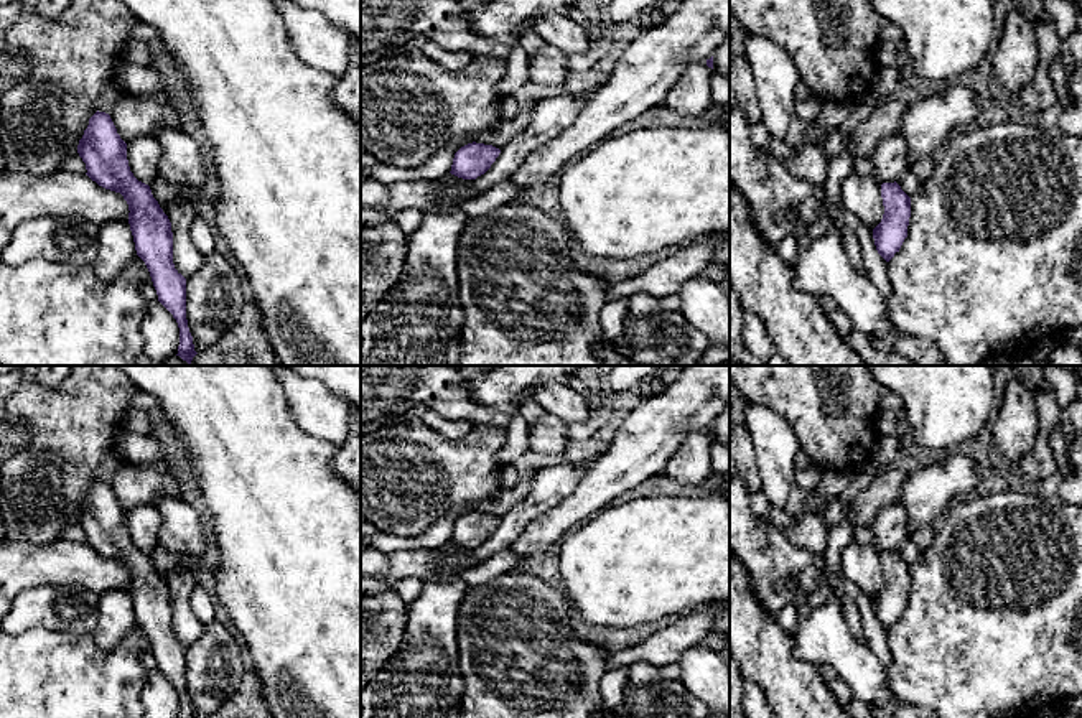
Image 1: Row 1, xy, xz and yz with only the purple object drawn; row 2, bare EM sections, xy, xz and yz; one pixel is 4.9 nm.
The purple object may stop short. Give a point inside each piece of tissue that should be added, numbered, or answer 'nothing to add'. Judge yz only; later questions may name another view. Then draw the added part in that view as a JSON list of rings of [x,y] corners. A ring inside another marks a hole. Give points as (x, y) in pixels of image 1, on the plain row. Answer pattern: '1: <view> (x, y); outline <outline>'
nothing to add

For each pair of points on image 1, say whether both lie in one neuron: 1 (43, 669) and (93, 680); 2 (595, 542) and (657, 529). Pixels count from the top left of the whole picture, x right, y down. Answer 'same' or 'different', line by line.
1: same
2: same

